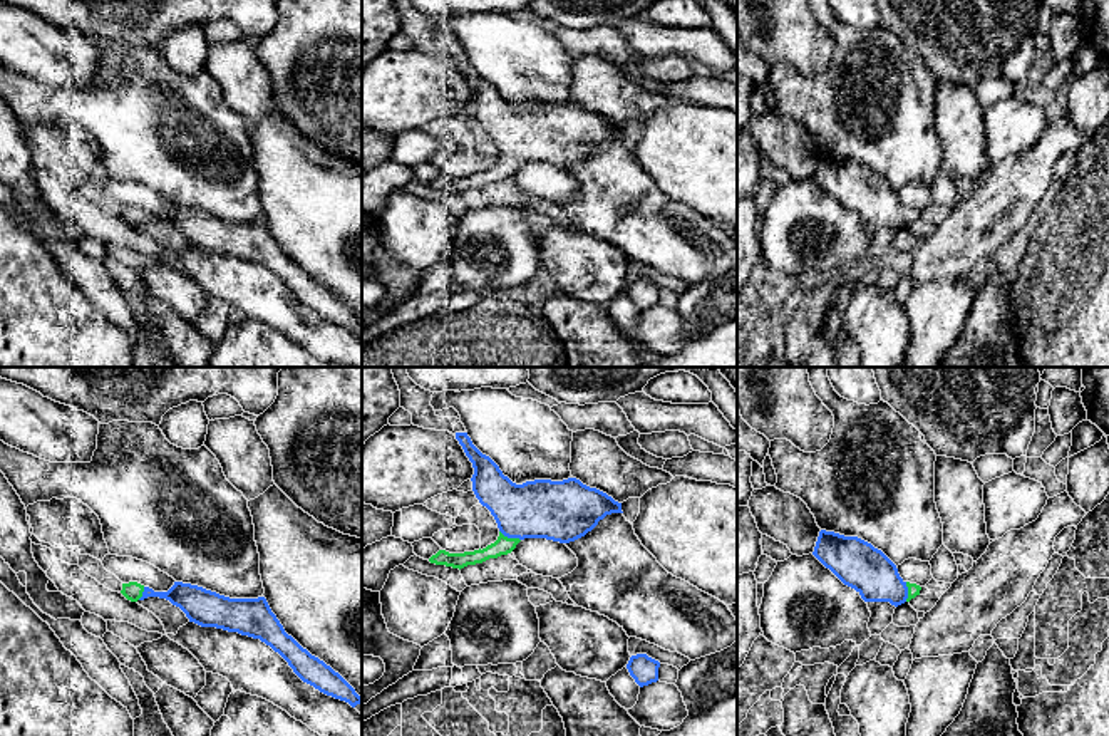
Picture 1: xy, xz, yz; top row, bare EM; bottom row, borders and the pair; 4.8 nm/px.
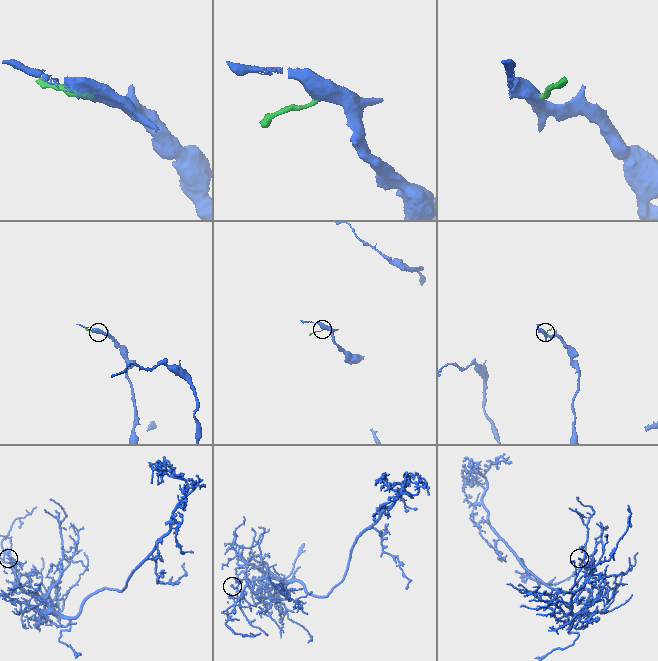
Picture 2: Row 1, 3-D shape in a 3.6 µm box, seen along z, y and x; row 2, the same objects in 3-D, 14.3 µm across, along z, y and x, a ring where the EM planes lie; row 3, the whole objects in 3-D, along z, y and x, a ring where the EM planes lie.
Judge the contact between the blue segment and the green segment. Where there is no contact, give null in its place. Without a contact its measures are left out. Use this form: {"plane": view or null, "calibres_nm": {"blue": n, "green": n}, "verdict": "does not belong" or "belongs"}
{"plane": "xz", "calibres_nm": {"blue": 280, "green": 90}, "verdict": "belongs"}

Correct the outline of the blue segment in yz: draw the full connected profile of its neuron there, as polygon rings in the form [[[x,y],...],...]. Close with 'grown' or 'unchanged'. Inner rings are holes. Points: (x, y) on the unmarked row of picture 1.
[[[821,154],[812,179],[864,226],[898,231],[920,220],[920,210],[905,206],[881,174],[858,161]]] | grown

